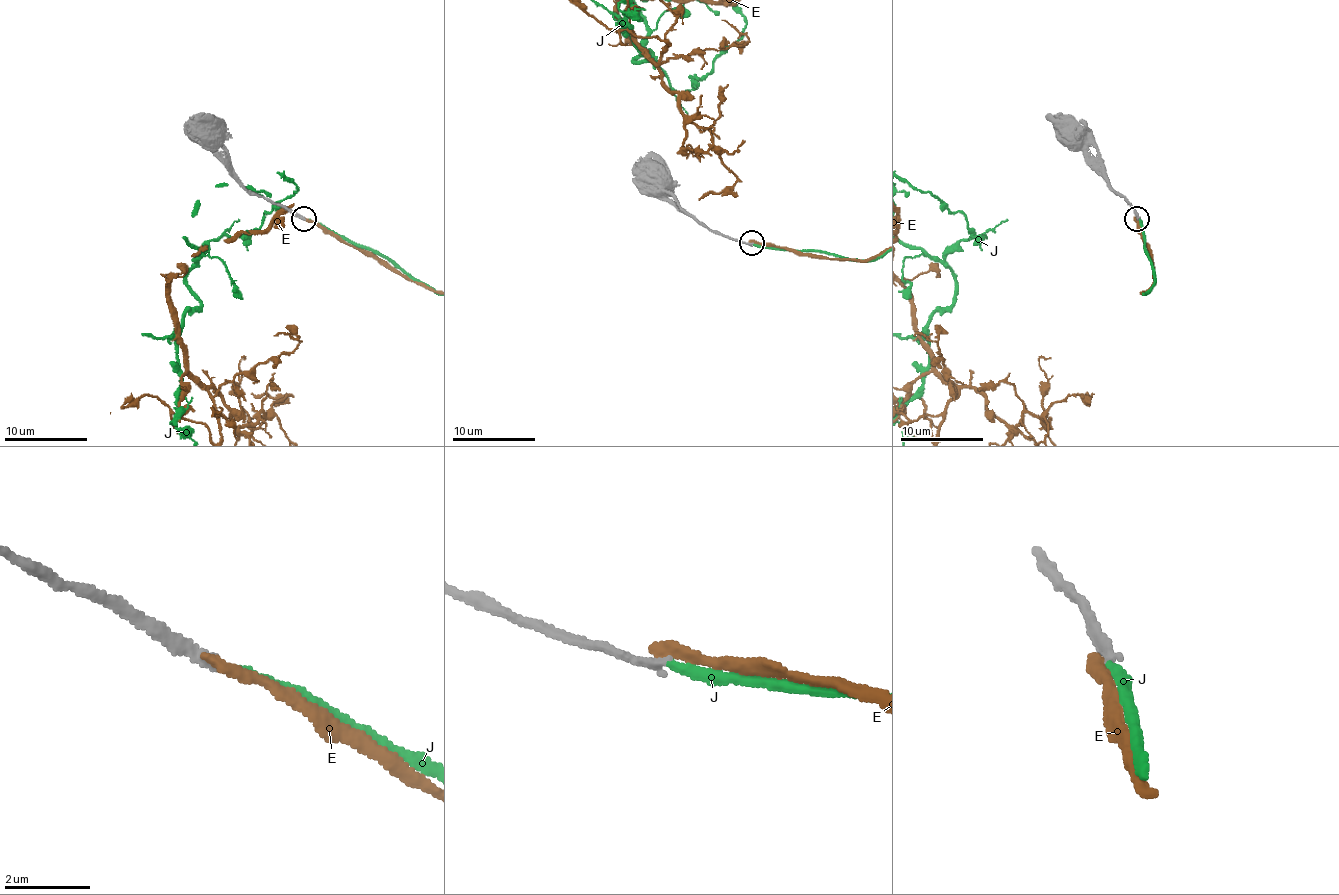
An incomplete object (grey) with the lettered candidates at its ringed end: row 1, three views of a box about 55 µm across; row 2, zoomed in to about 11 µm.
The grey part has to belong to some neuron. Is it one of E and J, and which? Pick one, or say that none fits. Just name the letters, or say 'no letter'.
J

